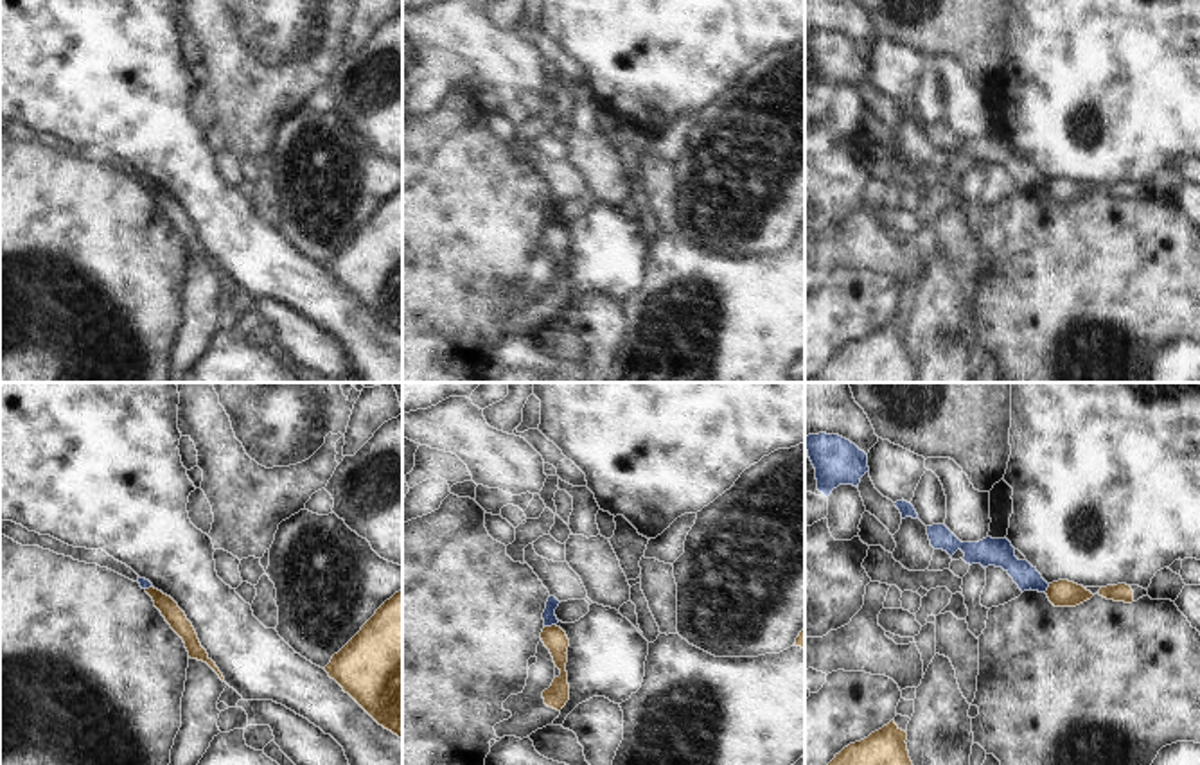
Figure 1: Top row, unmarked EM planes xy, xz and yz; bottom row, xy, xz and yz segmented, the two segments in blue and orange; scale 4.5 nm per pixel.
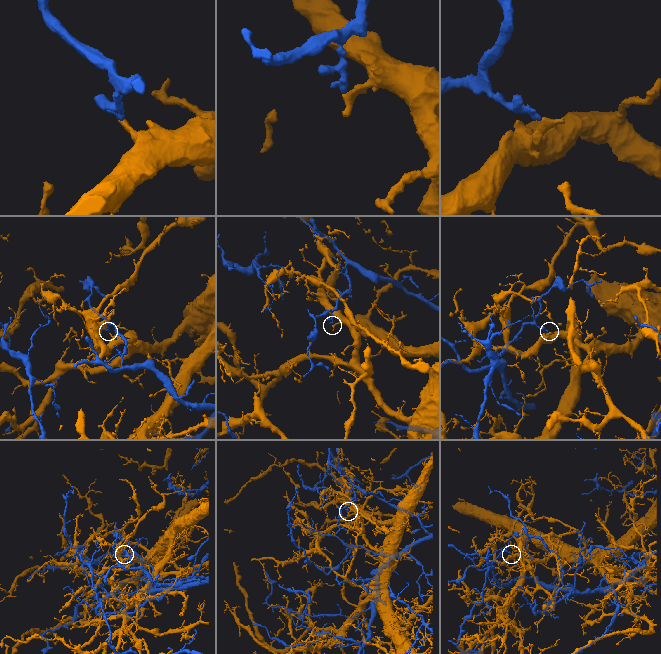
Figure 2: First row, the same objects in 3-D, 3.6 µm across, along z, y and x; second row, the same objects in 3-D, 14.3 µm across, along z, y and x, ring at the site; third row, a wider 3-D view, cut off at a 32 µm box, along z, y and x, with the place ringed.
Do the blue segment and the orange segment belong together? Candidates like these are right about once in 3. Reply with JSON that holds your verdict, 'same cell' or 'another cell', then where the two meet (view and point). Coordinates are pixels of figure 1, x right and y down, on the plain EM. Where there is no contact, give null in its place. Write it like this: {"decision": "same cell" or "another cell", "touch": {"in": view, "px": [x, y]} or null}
{"decision": "another cell", "touch": {"in": "xz", "px": [550, 223]}}

